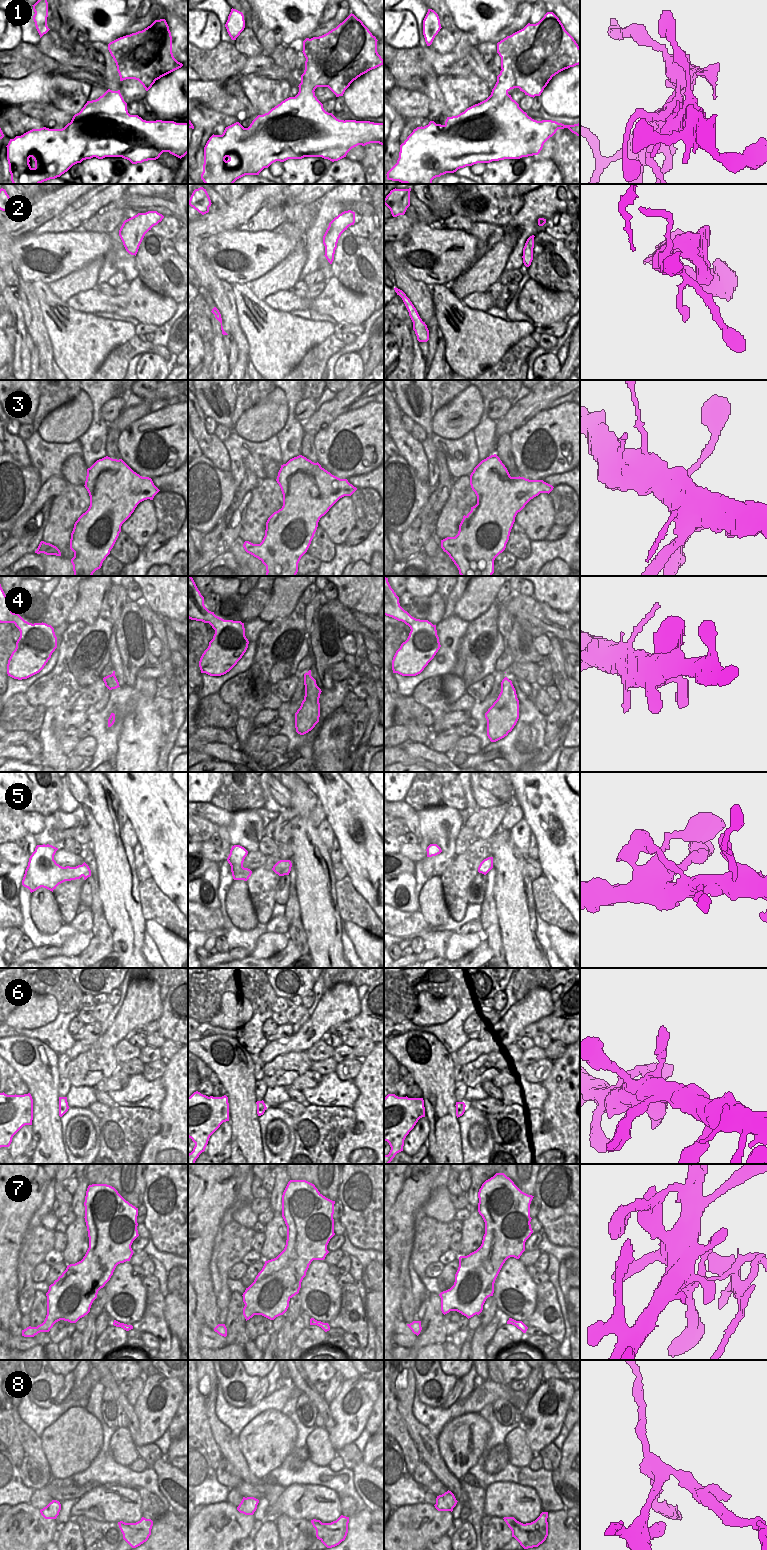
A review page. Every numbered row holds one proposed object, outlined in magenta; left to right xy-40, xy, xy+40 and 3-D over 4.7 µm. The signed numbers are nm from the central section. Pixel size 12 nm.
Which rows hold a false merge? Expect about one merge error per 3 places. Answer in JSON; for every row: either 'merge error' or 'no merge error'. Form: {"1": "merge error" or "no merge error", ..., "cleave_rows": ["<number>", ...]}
{"1": "merge error", "2": "no merge error", "3": "no merge error", "4": "no merge error", "5": "no merge error", "6": "no merge error", "7": "merge error", "8": "merge error", "cleave_rows": ["1", "7", "8"]}

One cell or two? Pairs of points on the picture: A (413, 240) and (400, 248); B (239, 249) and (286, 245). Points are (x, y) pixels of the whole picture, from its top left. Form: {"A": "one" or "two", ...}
{"A": "one", "B": "one"}

